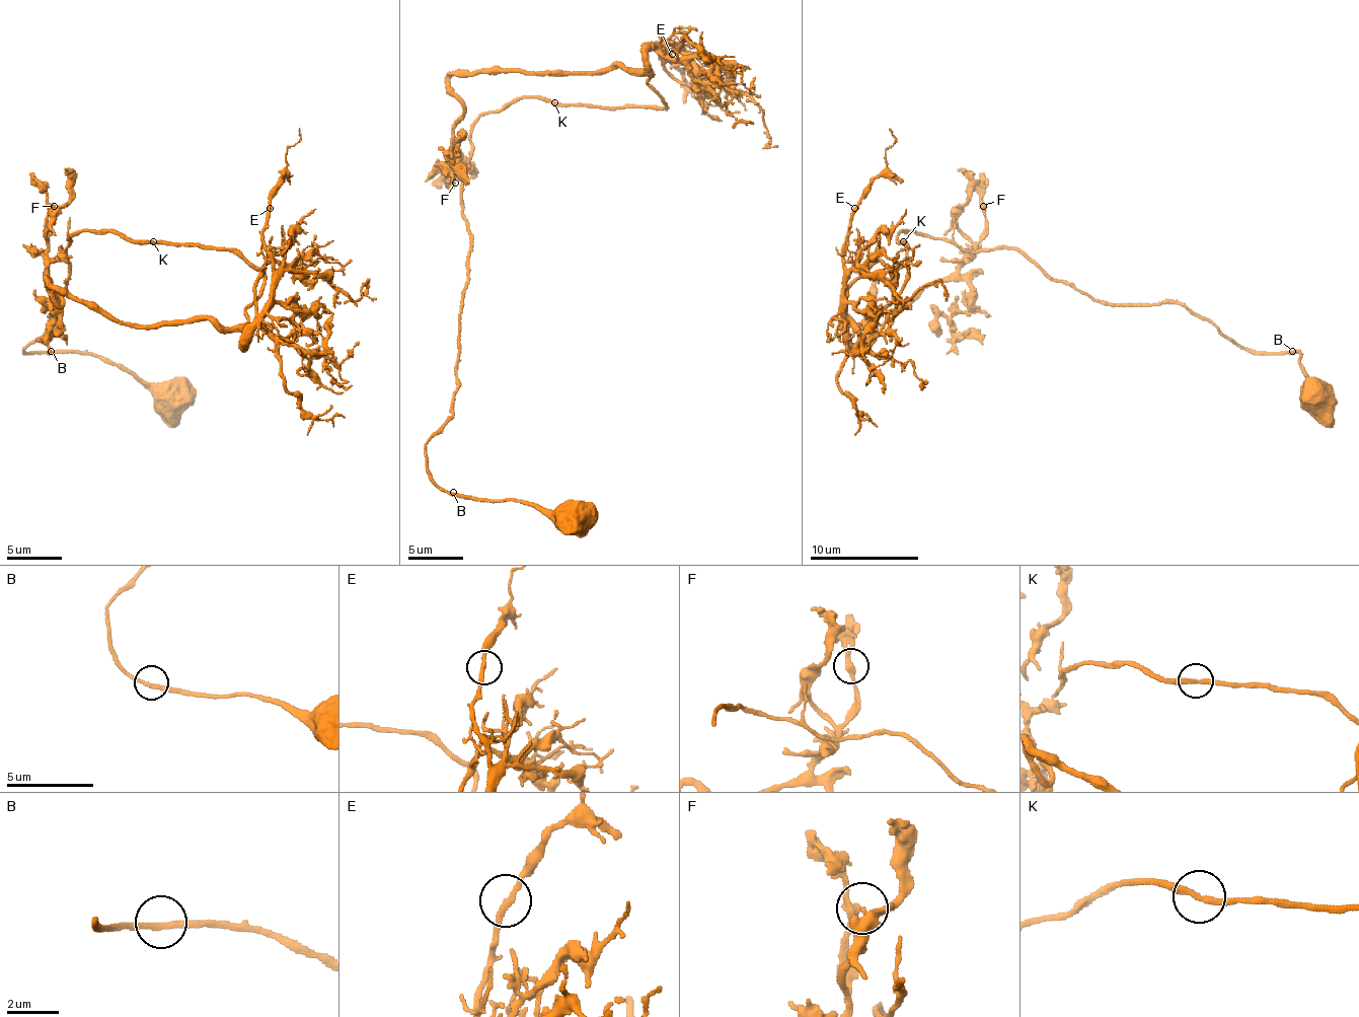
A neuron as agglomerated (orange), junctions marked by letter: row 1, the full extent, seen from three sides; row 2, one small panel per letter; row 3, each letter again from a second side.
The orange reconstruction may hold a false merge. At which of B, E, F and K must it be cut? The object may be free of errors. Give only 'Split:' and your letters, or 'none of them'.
Split: none of them

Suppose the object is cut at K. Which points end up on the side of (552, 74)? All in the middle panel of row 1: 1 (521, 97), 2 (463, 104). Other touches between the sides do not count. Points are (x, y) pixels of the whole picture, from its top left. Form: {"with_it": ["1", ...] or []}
{"with_it": ["2"]}

